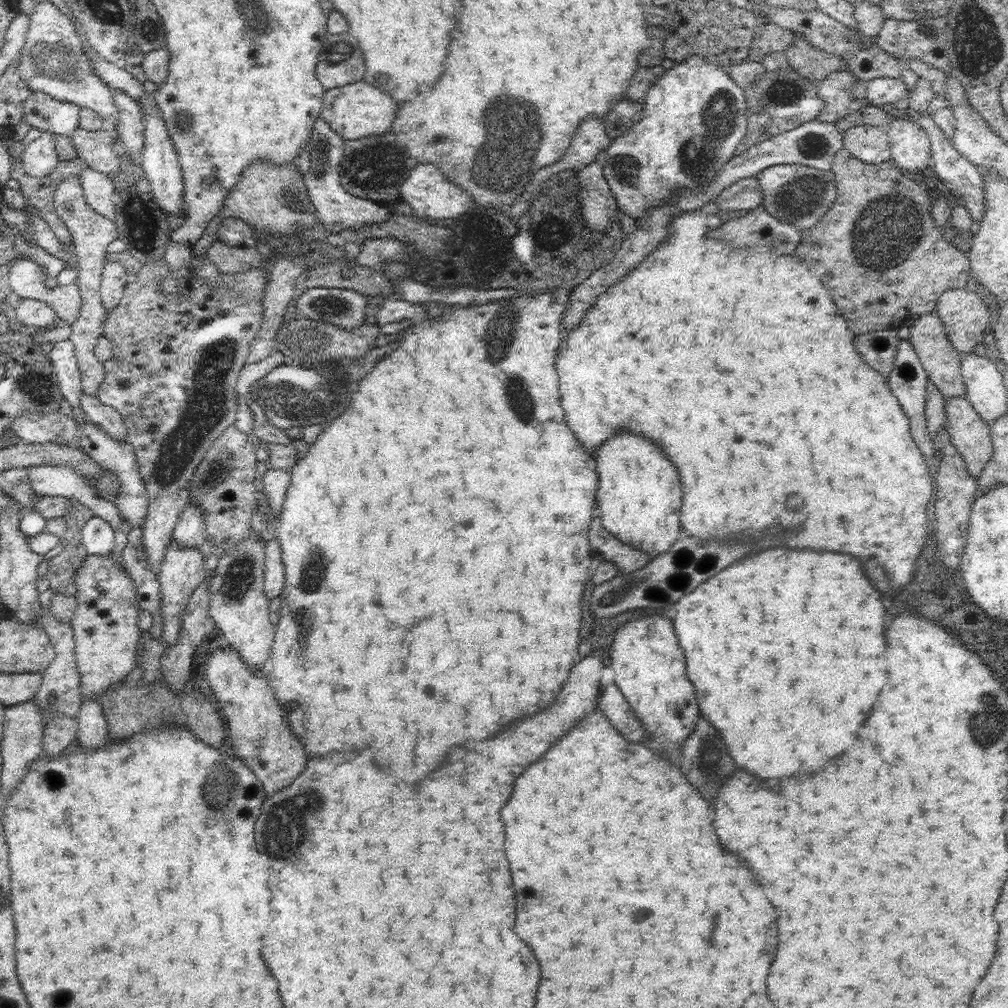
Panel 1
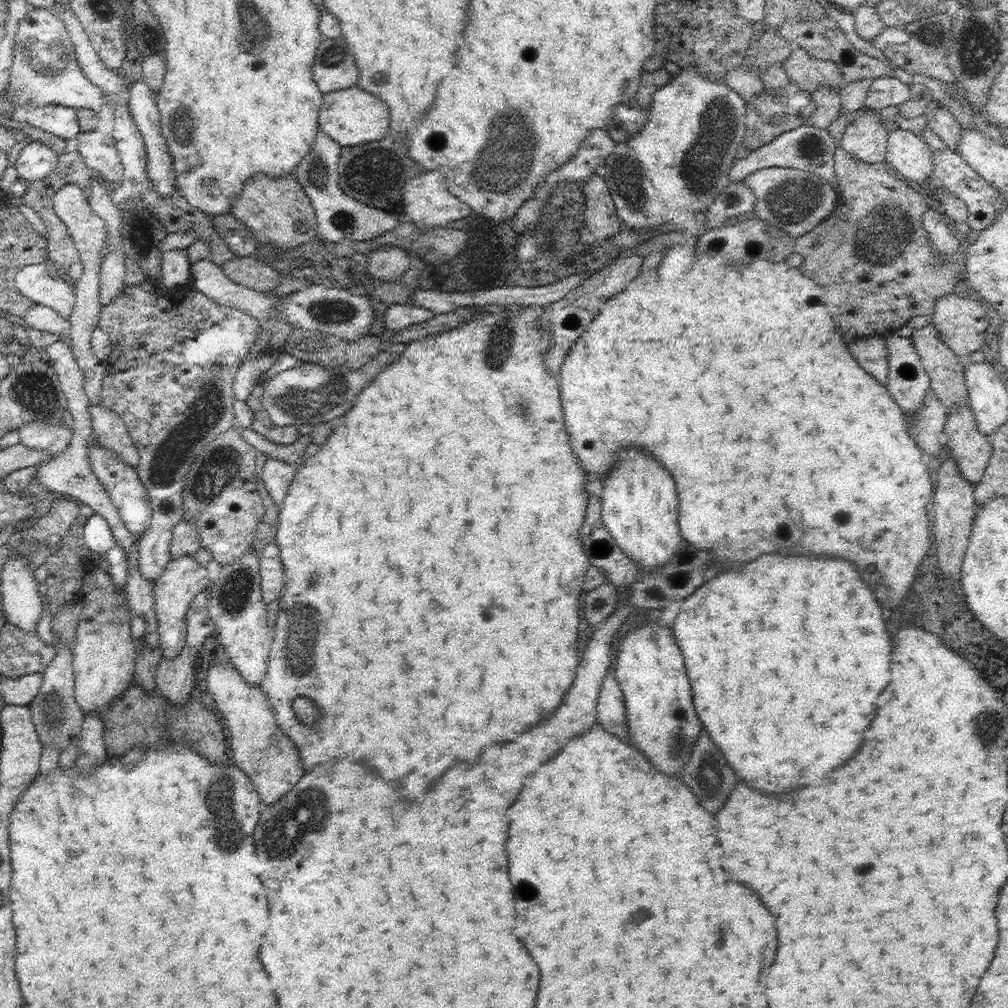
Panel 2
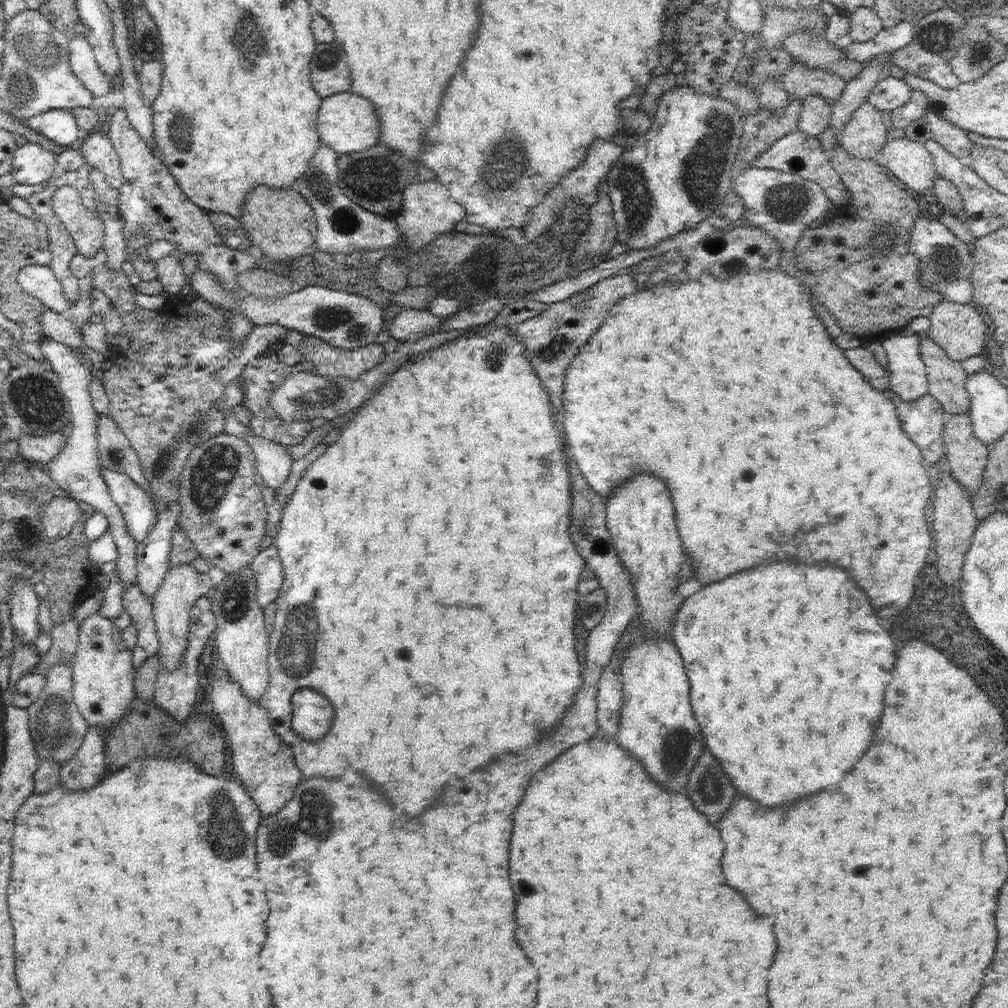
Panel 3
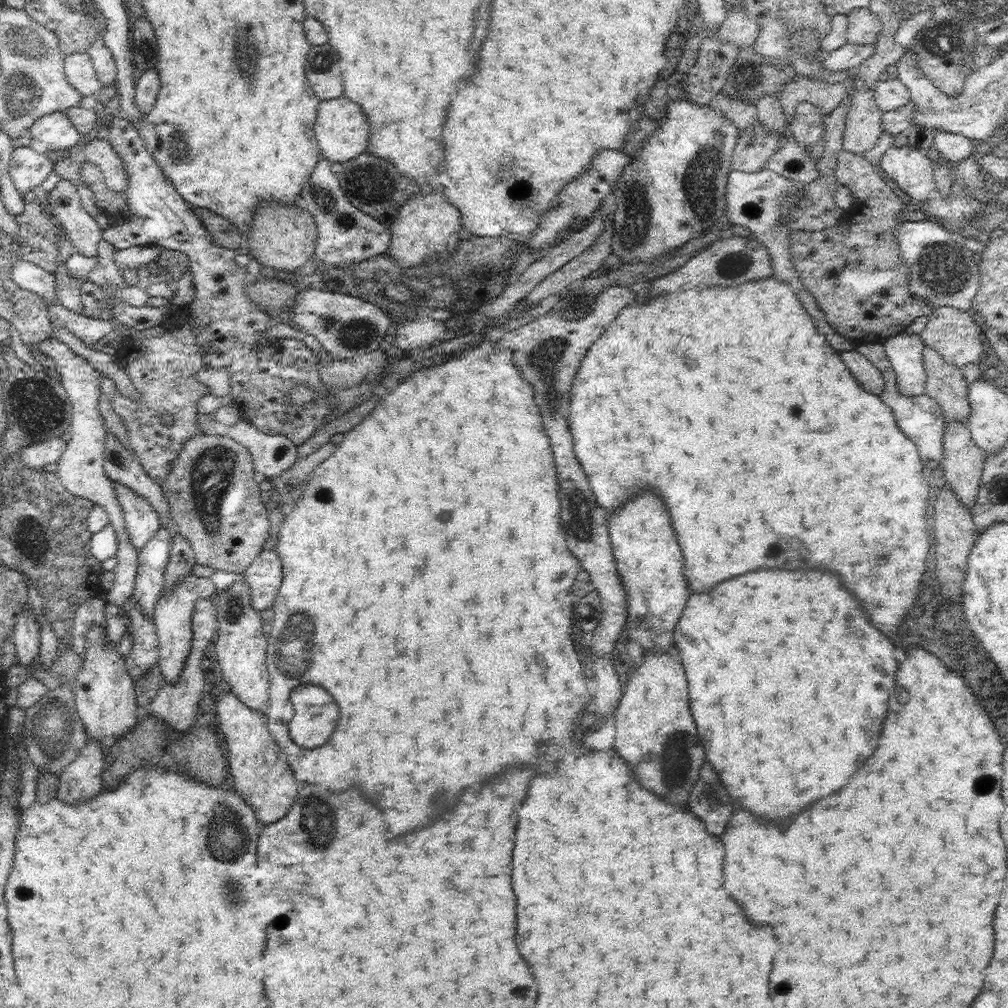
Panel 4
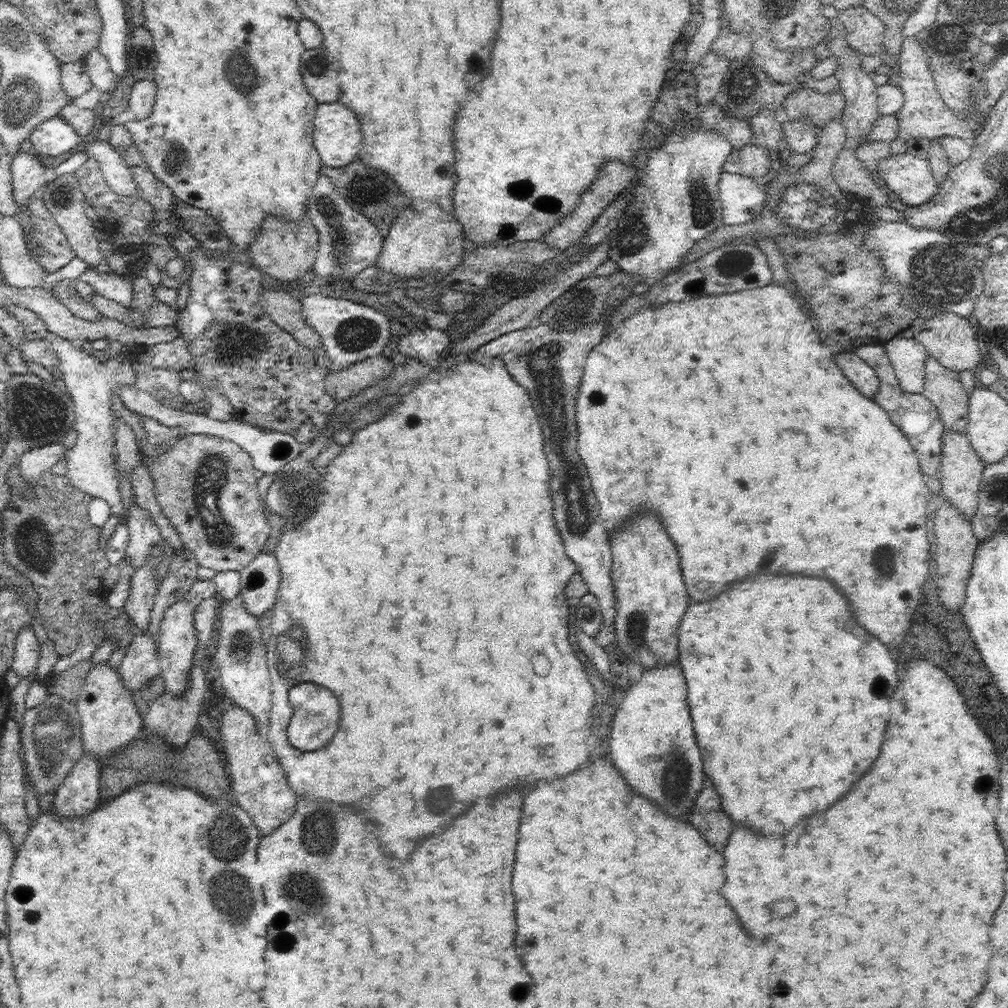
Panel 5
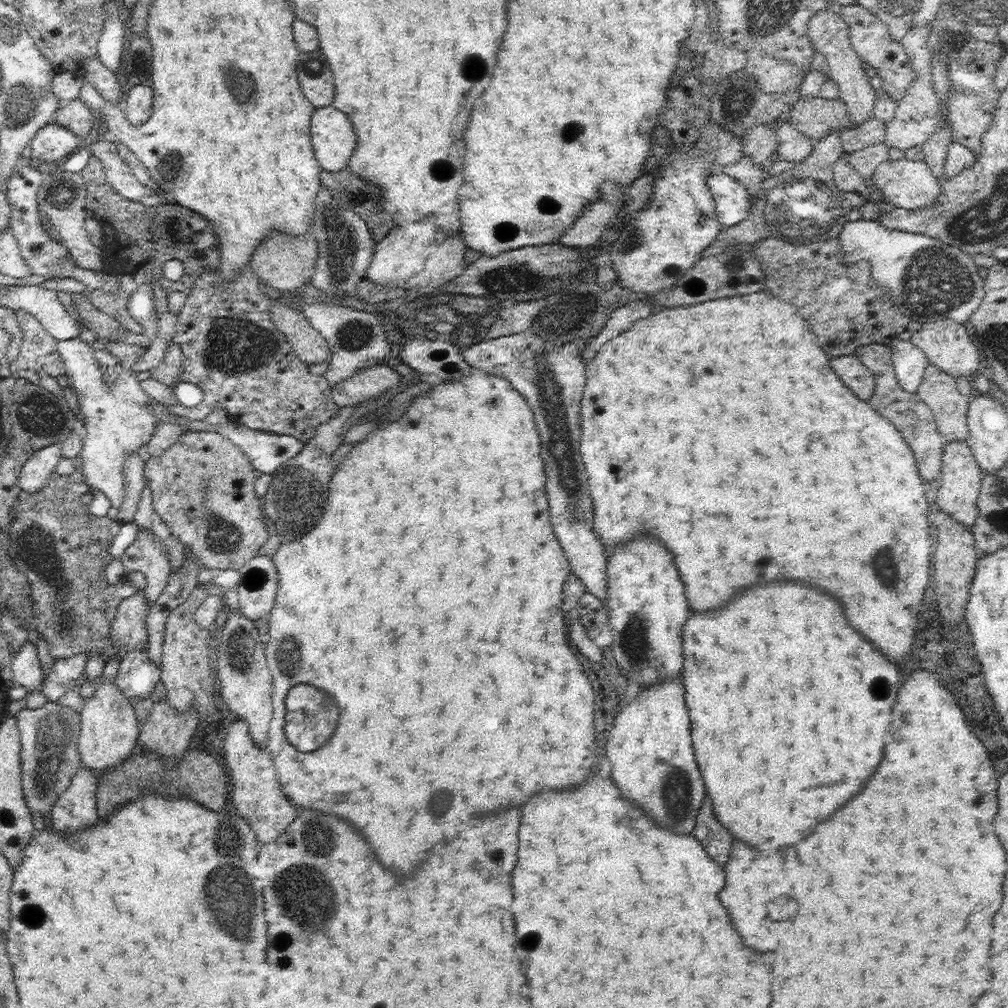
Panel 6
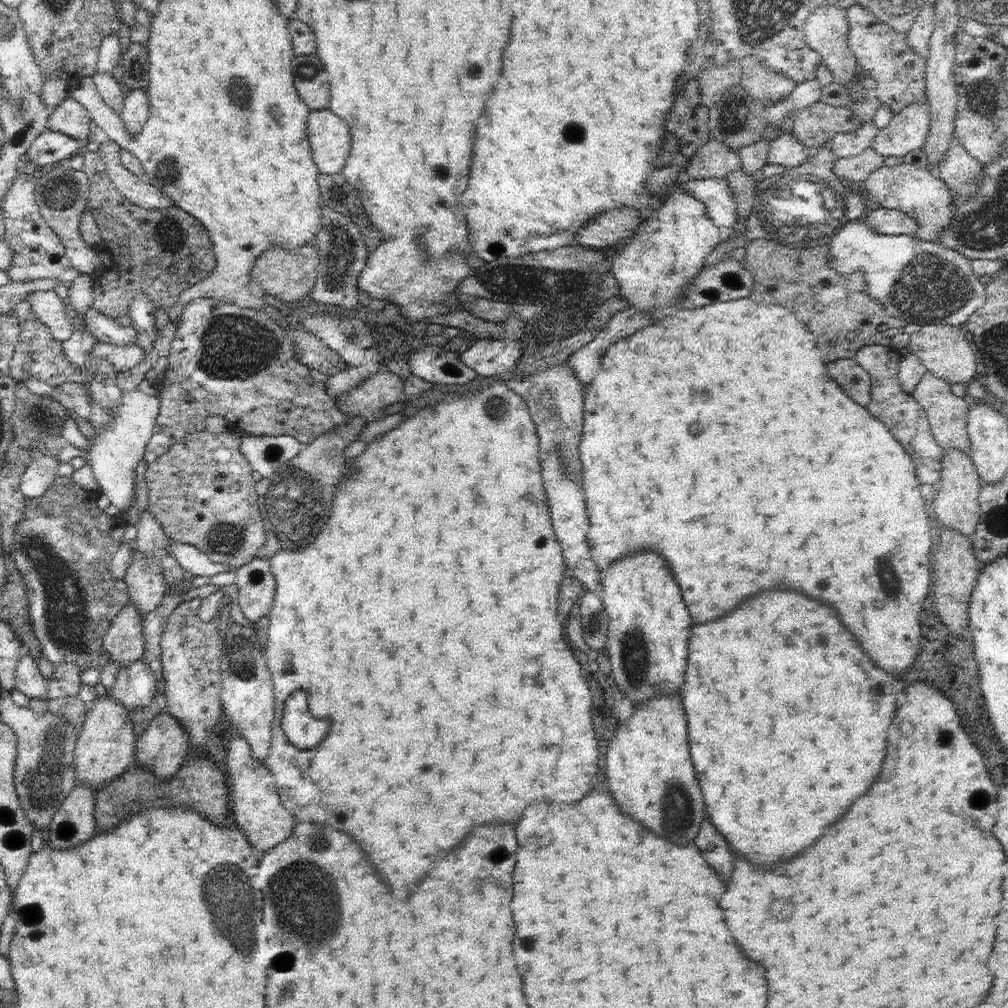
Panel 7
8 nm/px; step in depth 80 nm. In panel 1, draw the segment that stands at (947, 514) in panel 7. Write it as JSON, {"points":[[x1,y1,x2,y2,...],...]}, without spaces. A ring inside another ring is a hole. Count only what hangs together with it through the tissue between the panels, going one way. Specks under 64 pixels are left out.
{"points":[[967,396,947,400,946,411,951,443,962,455,967,471,978,479,993,455,990,426,978,416]]}

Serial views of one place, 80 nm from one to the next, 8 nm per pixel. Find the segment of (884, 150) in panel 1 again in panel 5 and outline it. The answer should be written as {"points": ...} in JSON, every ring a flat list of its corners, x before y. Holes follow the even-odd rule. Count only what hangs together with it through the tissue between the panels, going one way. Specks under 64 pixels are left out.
{"points":[[836,17,827,19,827,22,829,22,829,33,822,41,829,44,830,54,837,58,838,66,834,75,838,79,839,90,842,91,845,98,845,109,841,116,841,122,843,123,845,136,848,138,847,147,855,149,866,142,869,130,874,126,875,120,880,117,877,103,877,85,874,83,872,76,864,72,863,62,861,61,863,56,855,55,849,46,846,36,847,30,843,22]]}

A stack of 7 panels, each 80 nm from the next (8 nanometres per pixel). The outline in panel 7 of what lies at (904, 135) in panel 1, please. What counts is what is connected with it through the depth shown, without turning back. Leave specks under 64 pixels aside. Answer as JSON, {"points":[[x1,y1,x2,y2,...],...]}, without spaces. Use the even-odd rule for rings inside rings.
{"points":[[901,163,893,168,882,164,876,168,868,179,863,183,866,190,876,199,880,206,886,209,900,210,916,219,916,239,935,244,940,243,942,230,952,223,956,208,952,206,952,194,947,185,938,178,935,172,920,169,913,164]]}

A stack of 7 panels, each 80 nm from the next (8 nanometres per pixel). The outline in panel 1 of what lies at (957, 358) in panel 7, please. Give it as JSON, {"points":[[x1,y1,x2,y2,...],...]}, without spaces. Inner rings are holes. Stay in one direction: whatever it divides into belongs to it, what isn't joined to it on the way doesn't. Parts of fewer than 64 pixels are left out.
{"points":[[967,287,949,288,938,299,937,312,946,327,948,340,959,353,972,352,978,343,986,343,989,340,986,336,993,320,985,294,974,292,974,289,971,291]]}

